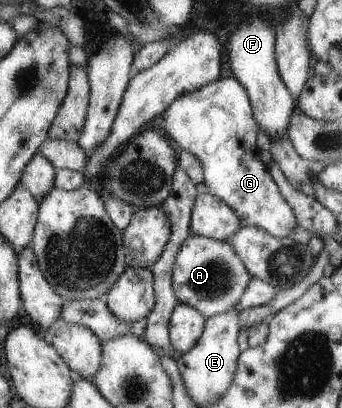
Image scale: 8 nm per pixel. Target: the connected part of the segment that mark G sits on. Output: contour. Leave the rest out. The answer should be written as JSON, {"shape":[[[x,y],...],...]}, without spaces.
{"shape":[[[220,77],[184,95],[179,95],[154,119],[154,127],[164,137],[172,139],[179,151],[186,150],[195,155],[203,169],[203,182],[207,190],[227,203],[240,218],[241,227],[258,226],[279,238],[294,237],[297,219],[293,207],[286,201],[278,184],[274,181],[268,165],[260,160],[256,137],[260,131],[255,120],[252,104],[246,89],[233,77]]]}

